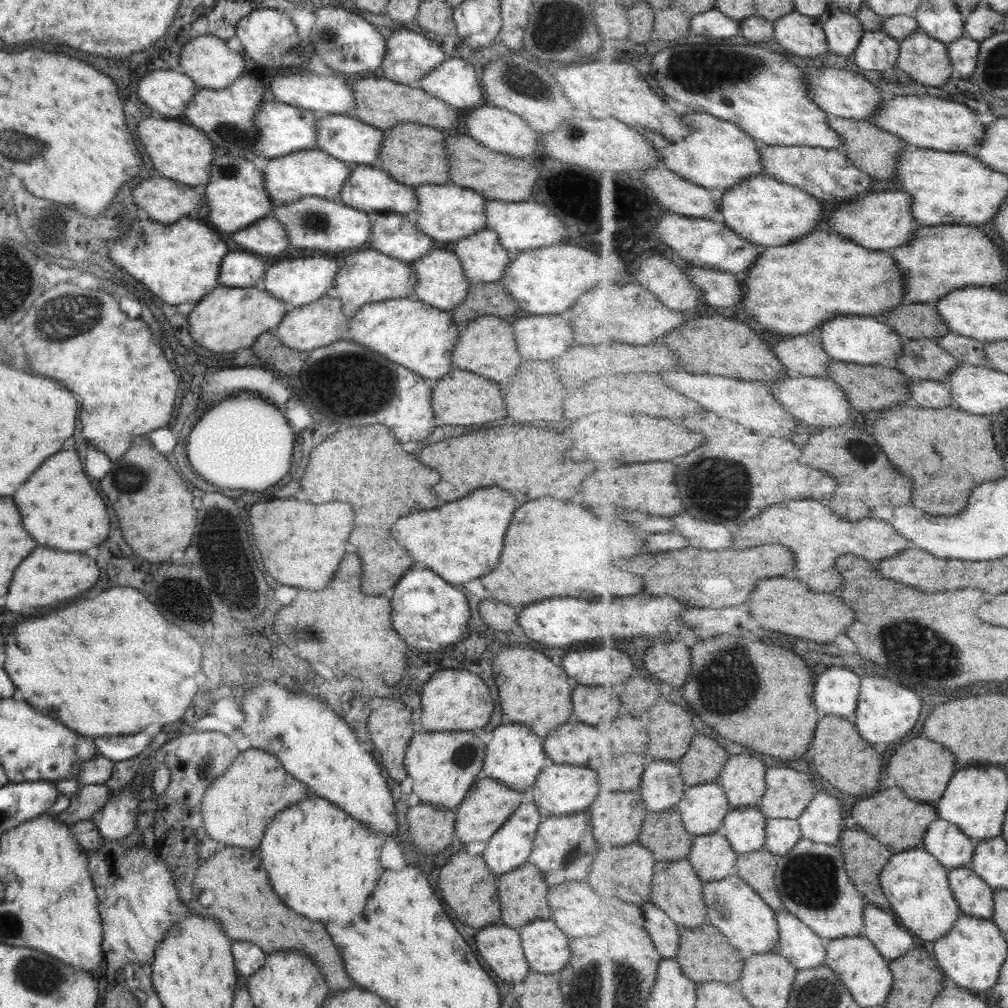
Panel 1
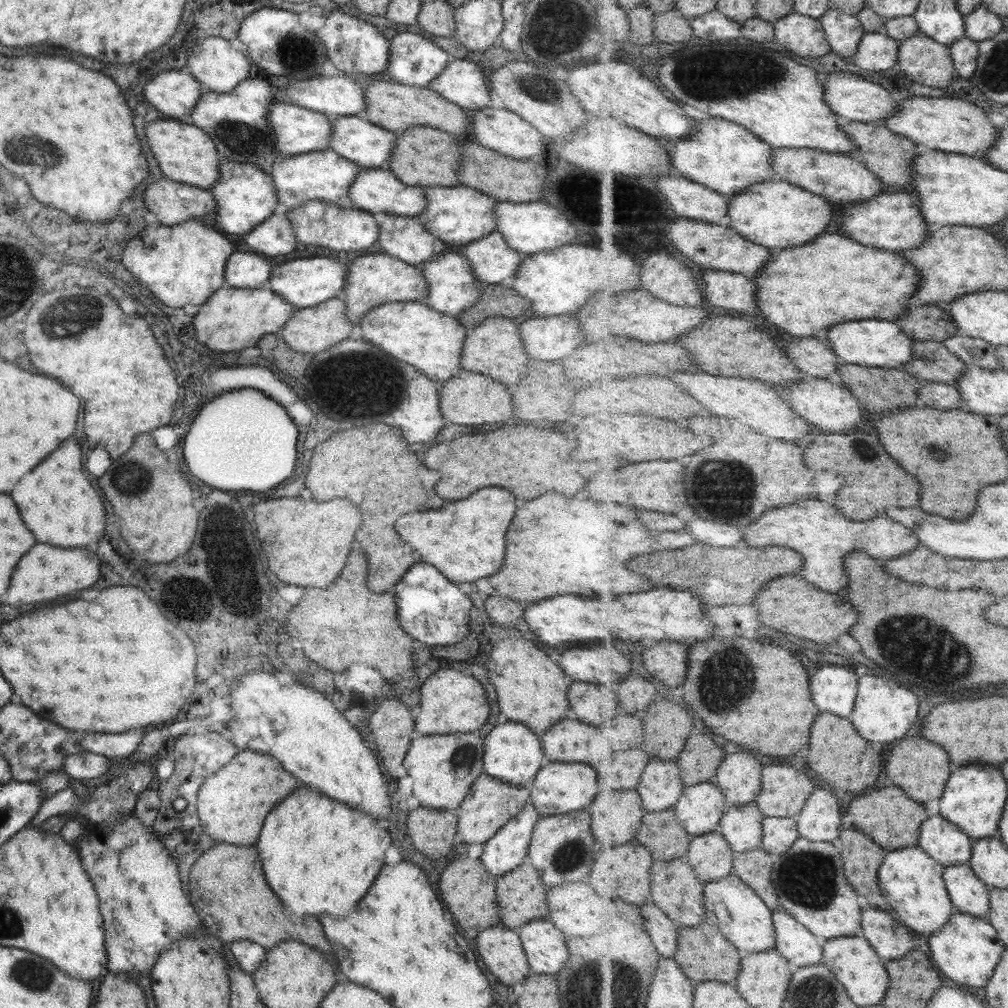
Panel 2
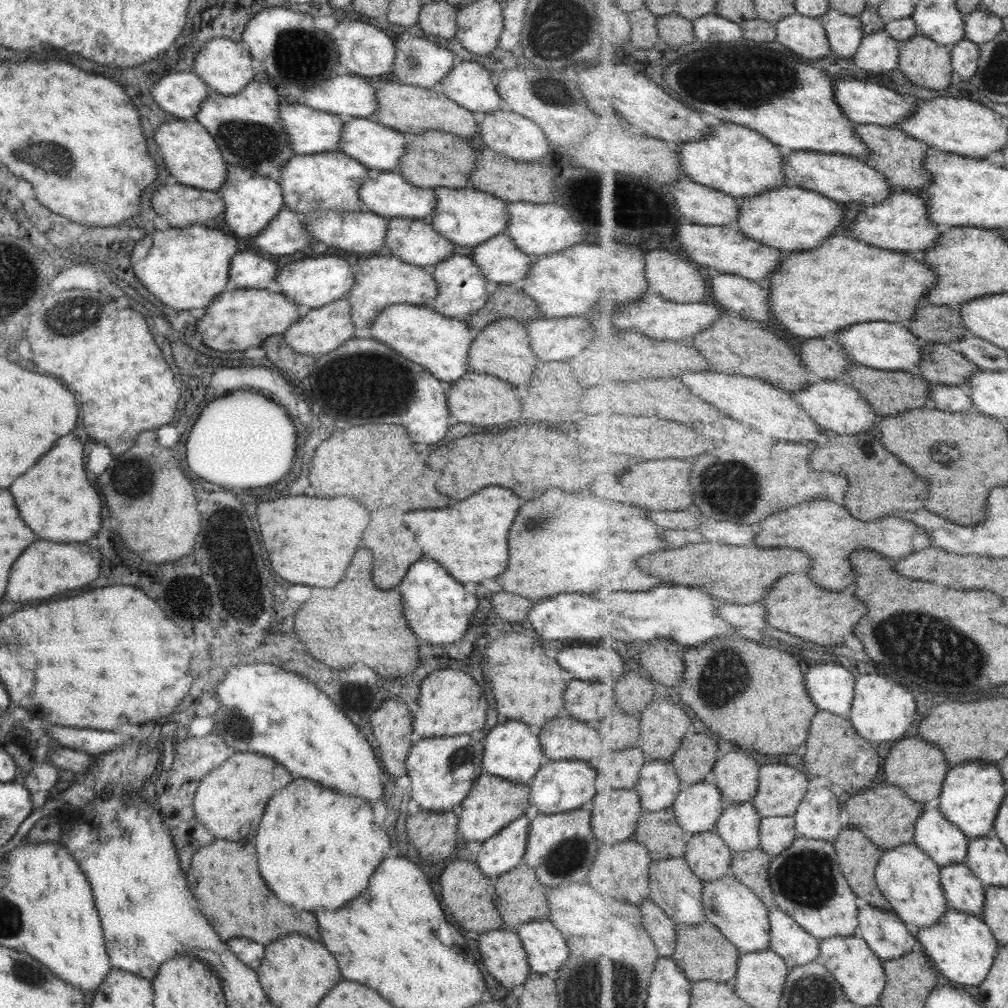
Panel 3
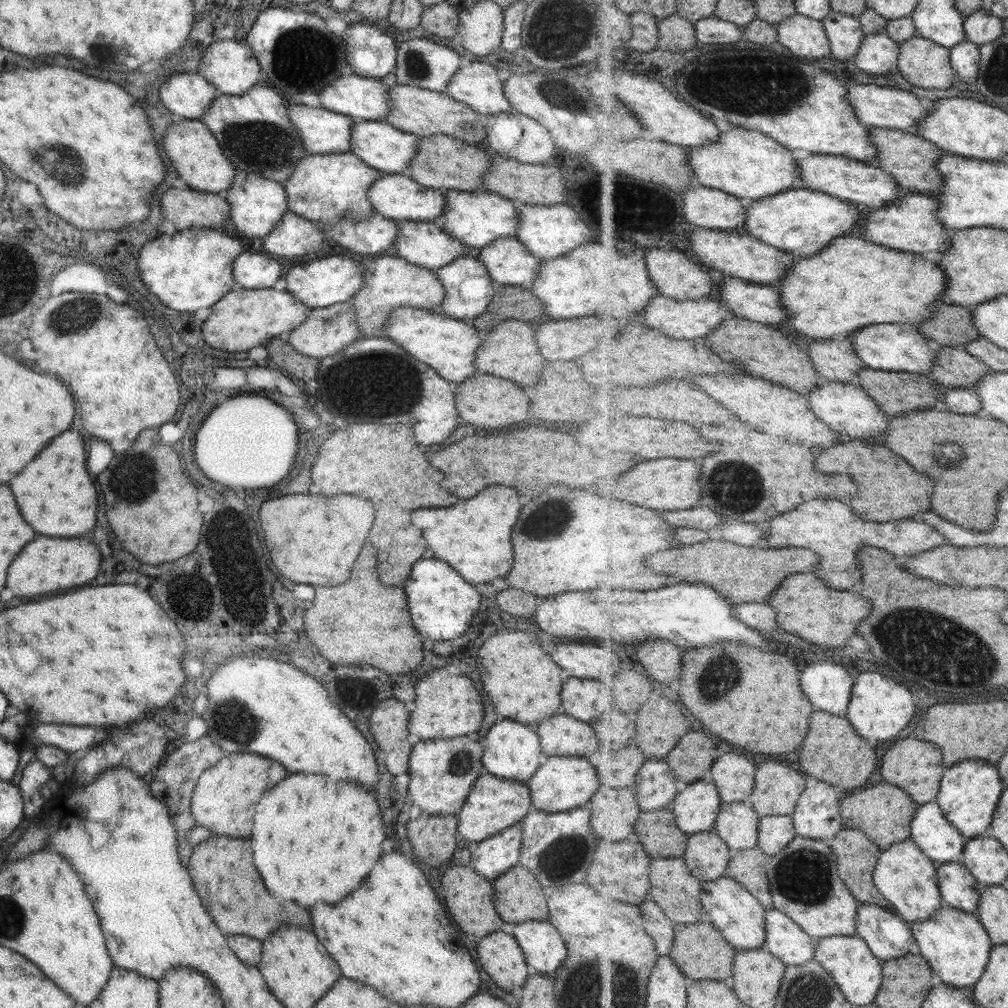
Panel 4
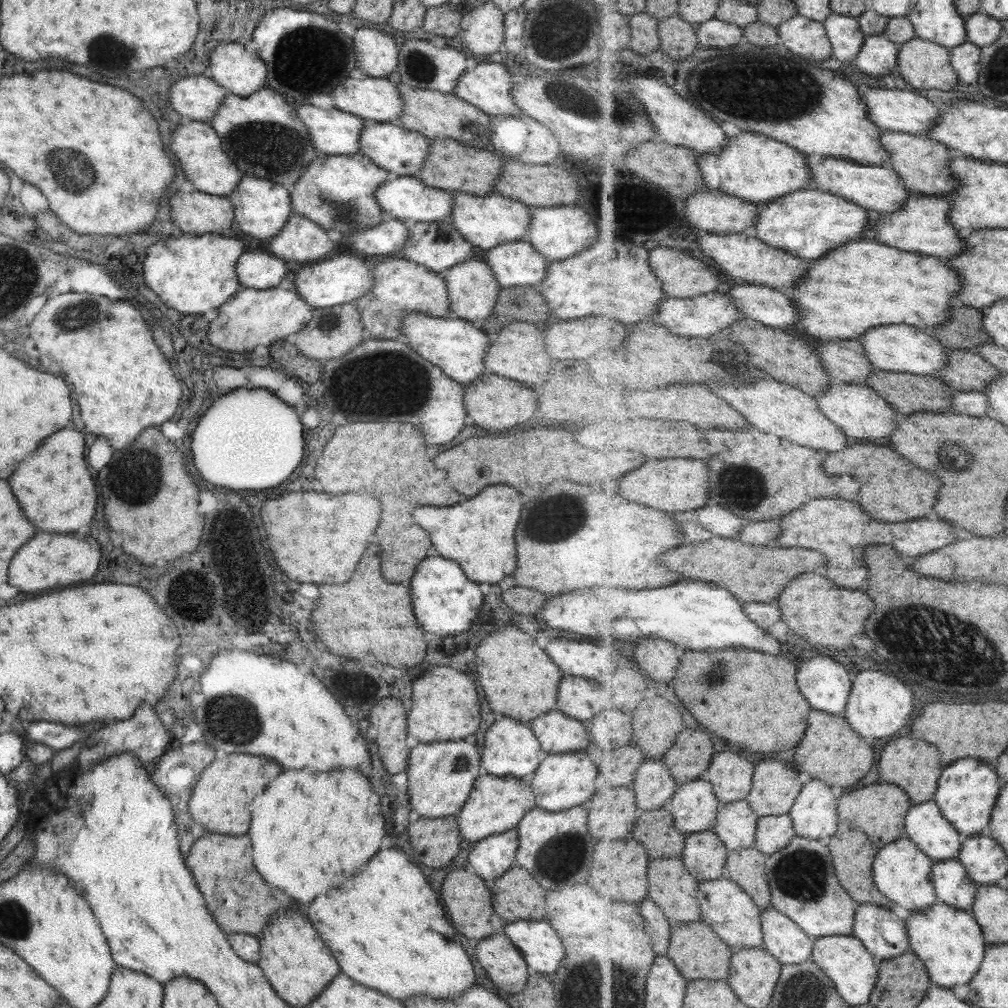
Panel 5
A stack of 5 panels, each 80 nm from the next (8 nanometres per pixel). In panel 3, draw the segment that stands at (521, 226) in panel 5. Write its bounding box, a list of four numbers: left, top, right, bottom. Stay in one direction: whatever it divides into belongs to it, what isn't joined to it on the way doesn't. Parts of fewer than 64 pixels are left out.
[427,187,506,247]

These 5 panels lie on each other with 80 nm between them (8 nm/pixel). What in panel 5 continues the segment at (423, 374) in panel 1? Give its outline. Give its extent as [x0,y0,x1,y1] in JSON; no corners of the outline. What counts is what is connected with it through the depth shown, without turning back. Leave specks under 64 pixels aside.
[399,312,491,387]

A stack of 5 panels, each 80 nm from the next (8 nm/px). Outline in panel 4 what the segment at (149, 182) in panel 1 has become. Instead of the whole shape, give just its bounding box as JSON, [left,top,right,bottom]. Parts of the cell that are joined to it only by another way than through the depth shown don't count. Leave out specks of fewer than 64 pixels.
[161,187,230,231]

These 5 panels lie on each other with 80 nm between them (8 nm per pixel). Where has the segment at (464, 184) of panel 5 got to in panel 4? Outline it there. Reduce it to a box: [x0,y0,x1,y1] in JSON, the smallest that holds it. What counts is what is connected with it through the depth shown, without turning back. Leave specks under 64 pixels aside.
[406,134,490,193]

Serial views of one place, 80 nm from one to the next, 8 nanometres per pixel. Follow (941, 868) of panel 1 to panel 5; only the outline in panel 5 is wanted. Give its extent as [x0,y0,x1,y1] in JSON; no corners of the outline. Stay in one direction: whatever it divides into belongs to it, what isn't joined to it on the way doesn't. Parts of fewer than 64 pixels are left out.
[873,836,939,914]

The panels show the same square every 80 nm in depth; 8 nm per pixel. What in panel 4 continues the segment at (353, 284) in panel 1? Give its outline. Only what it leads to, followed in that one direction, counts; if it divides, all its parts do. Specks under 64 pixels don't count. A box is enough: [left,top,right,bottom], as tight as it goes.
[349,254,444,336]

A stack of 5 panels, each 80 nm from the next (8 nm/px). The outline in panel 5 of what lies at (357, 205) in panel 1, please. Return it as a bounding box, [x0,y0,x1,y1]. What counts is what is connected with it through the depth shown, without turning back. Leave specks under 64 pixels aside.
[373,176,454,226]

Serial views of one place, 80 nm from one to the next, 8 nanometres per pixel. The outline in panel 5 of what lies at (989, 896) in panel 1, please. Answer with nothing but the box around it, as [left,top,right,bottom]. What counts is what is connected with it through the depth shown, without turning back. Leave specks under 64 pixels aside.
[932,860,981,912]

